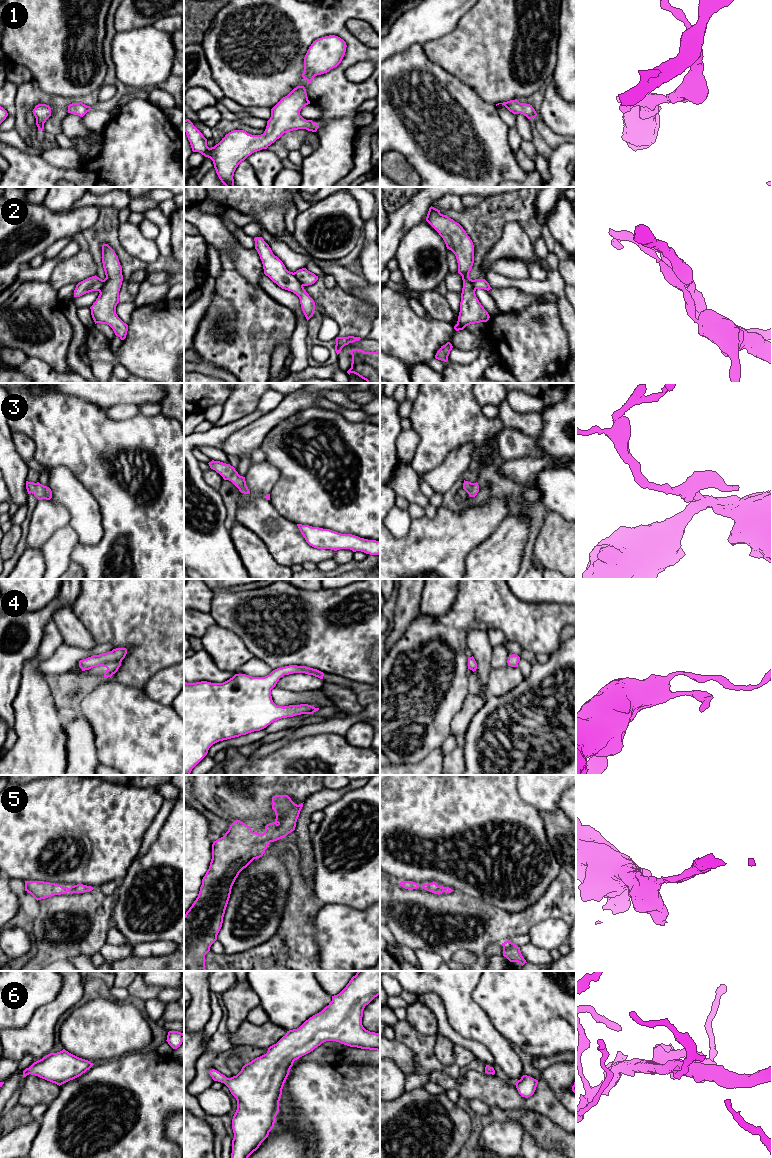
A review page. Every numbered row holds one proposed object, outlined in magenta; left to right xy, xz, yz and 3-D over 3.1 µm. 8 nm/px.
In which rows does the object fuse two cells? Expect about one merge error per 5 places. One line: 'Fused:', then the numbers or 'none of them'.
Fused: 2

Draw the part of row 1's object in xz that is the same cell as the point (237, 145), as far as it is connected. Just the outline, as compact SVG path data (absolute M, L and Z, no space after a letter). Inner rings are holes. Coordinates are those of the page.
M297 86L271 109L271 117L263 134L251 135L244 130L233 130L211 148L207 146L207 139L189 119L184 120L184 131L192 151L210 158L221 182L226 187L234 187L233 176L236 168L252 153L267 149L289 131L317 131L318 124L300 115L301 109L308 104L310 101L305 87Z

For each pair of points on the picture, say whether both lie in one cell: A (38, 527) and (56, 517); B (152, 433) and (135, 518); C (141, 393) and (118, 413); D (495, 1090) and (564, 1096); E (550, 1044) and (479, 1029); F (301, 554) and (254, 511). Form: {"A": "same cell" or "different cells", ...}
{"A": "same cell", "B": "same cell", "C": "different cells", "D": "different cells", "E": "different cells", "F": "same cell"}

